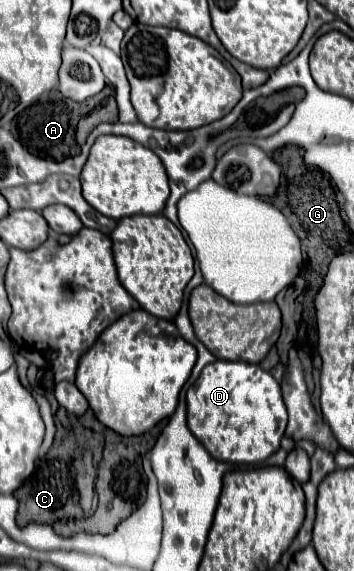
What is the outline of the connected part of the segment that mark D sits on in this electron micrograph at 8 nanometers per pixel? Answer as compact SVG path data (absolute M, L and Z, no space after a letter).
M215 361L187 389L187 423L203 447L225 463L259 463L279 449L287 427L281 387L269 371L245 361Z

